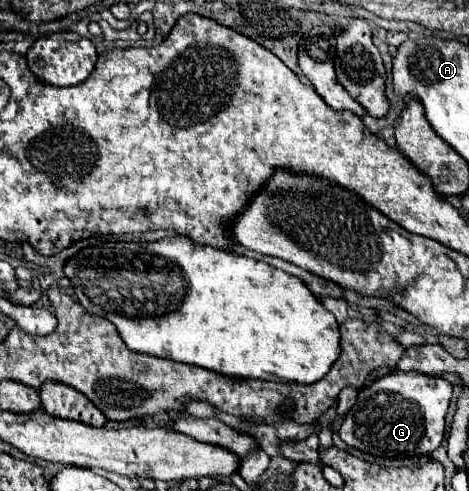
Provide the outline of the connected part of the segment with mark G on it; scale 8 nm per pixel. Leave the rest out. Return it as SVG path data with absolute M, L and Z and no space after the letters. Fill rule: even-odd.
M395 370L395 374L387 374L359 392L357 402L353 404L353 408L347 412L347 416L343 418L343 422L339 426L339 436L347 446L373 454L373 456L381 456L381 458L427 456L429 452L439 448L439 444L443 440L449 398L451 398L451 384L445 378L427 376L427 374L419 374L419 372Z

